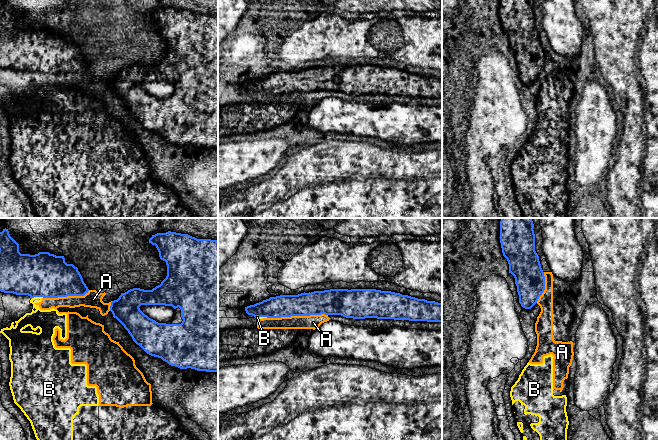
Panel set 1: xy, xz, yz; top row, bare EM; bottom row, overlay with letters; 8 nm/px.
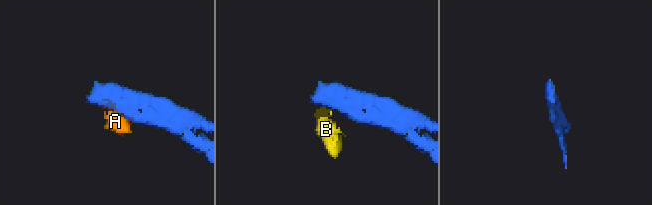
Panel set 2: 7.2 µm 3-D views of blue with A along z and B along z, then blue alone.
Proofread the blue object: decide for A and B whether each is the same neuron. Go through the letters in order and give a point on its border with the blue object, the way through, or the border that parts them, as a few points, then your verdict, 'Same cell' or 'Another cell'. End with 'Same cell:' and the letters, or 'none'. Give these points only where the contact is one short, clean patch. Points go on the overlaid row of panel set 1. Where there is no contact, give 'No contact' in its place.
A: Touches blue at xz (297, 315). Boundary: xz (327, 314), (267, 318). Another cell
B: Touches blue at xy (37, 296). Boundary: xy (43, 297), (33, 297), (31, 299). Another cell
Same cell: none

